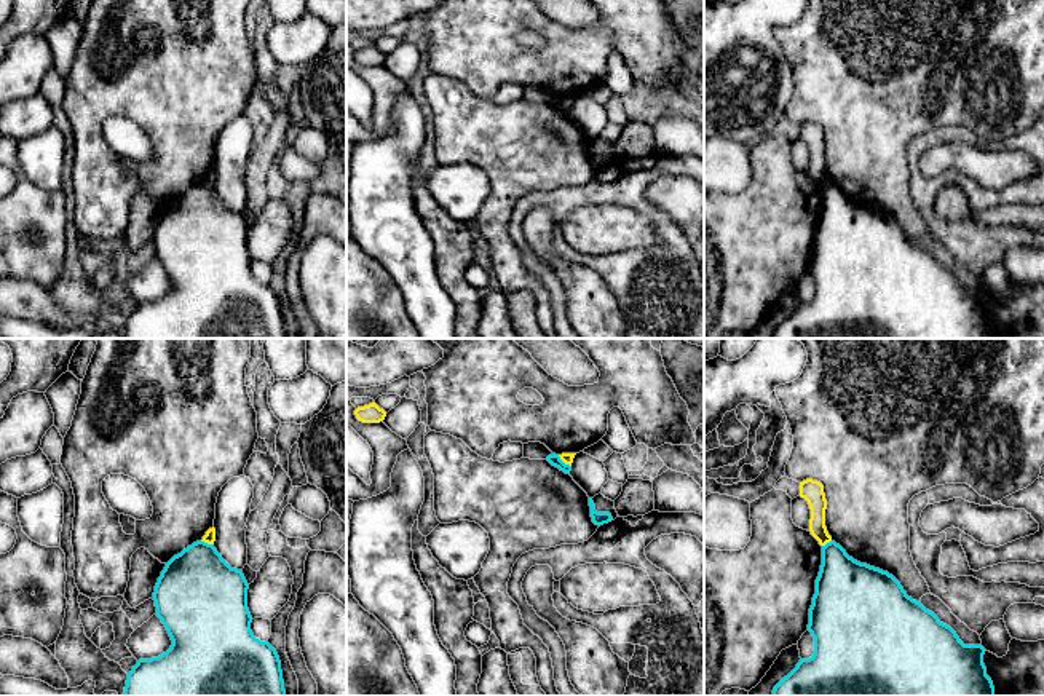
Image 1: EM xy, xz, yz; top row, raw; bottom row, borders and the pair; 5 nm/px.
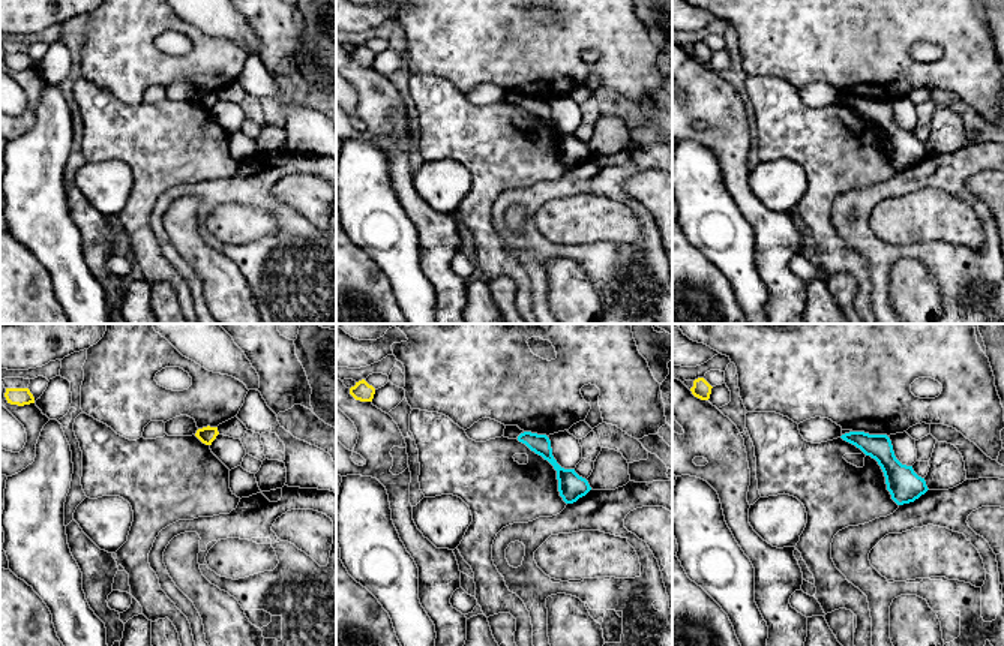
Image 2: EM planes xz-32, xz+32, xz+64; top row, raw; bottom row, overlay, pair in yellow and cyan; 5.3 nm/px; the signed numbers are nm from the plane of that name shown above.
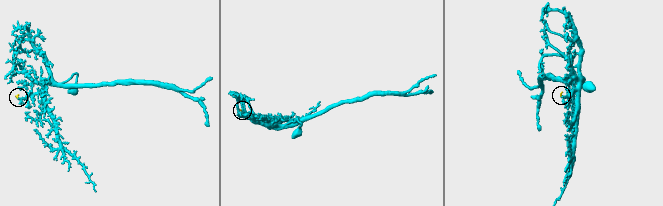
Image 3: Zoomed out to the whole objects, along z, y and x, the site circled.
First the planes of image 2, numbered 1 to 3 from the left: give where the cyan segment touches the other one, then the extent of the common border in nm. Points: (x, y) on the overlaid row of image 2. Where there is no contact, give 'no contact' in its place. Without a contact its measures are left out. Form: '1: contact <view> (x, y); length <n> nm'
1: no contact
2: no contact
3: no contact

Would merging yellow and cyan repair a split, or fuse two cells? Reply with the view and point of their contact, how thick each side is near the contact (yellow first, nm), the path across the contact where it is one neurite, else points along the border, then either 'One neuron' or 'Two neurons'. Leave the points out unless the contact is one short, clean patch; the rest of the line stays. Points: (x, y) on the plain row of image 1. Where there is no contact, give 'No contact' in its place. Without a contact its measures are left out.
Touches yellow at xy (208, 185). Thickness 60 nm (yellow) against 400 nm. Boundary: xy (201, 182), (213, 187). Two neurons

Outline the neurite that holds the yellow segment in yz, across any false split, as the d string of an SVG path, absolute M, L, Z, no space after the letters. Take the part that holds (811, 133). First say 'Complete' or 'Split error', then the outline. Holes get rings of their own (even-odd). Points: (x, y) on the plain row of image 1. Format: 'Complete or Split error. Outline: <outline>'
Complete. Outline: M806 121L800 125L800 139L808 144L811 152L811 177L819 184L821 188L825 188L832 184L832 179L828 177L825 169L827 142L824 136L824 128L817 123Z

